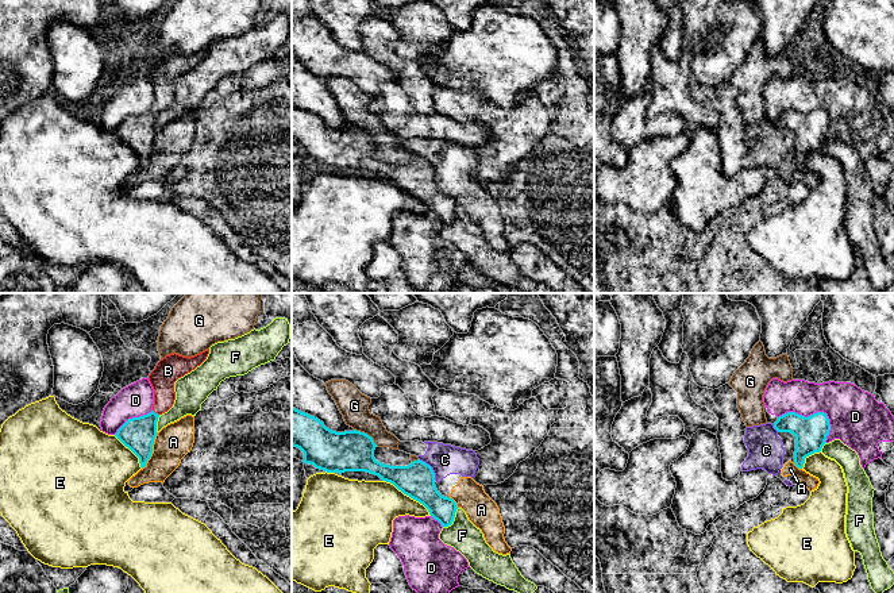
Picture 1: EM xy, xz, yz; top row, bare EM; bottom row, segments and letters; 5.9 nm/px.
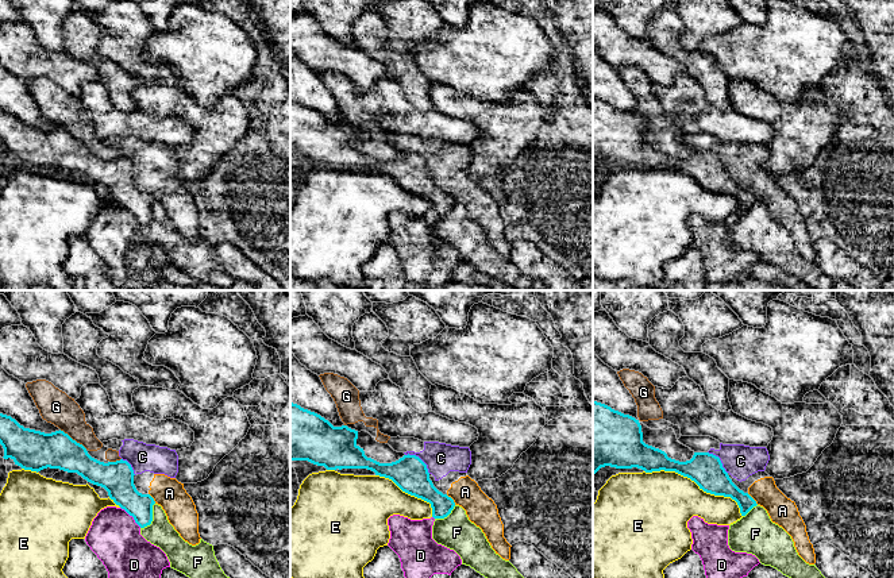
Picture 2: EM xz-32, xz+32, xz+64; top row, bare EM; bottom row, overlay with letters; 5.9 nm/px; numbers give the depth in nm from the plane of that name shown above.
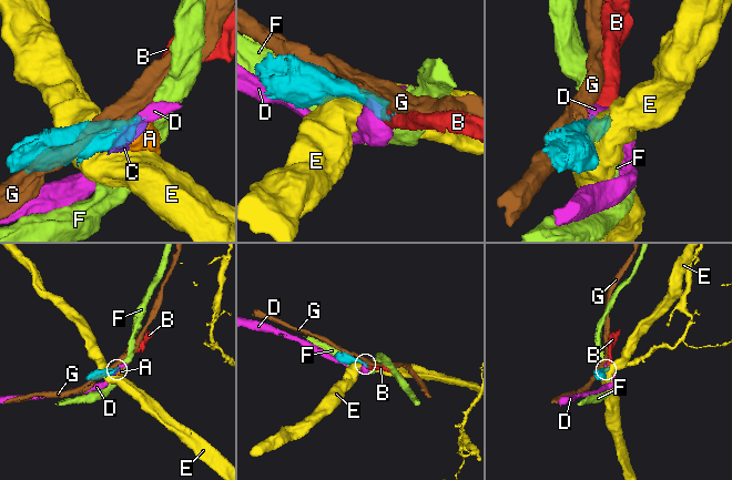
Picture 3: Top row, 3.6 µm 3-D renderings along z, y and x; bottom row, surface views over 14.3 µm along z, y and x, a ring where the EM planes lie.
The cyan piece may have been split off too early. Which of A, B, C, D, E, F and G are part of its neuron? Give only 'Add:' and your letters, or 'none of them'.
Add: B

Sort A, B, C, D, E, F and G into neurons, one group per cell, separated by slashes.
A C / B / D / E / F / G

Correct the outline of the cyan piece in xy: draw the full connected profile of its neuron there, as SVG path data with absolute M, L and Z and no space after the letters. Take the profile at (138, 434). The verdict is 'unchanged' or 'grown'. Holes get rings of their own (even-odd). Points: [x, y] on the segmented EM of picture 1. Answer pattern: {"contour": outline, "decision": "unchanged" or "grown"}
{"contour": "M209 349L190 358L174 353L161 359L149 376L154 389L153 411L147 415L128 419L115 434L139 458L142 469L153 454L158 417L174 404L174 382L200 366L208 354Z", "decision": "grown"}

